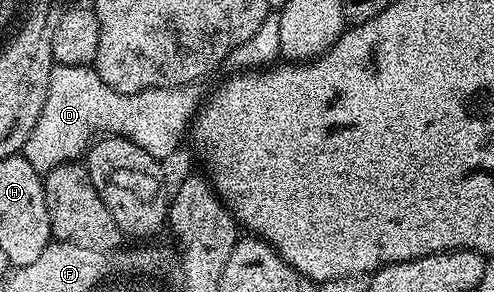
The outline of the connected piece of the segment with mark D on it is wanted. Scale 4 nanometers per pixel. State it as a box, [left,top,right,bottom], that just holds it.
[24,64,204,175]

